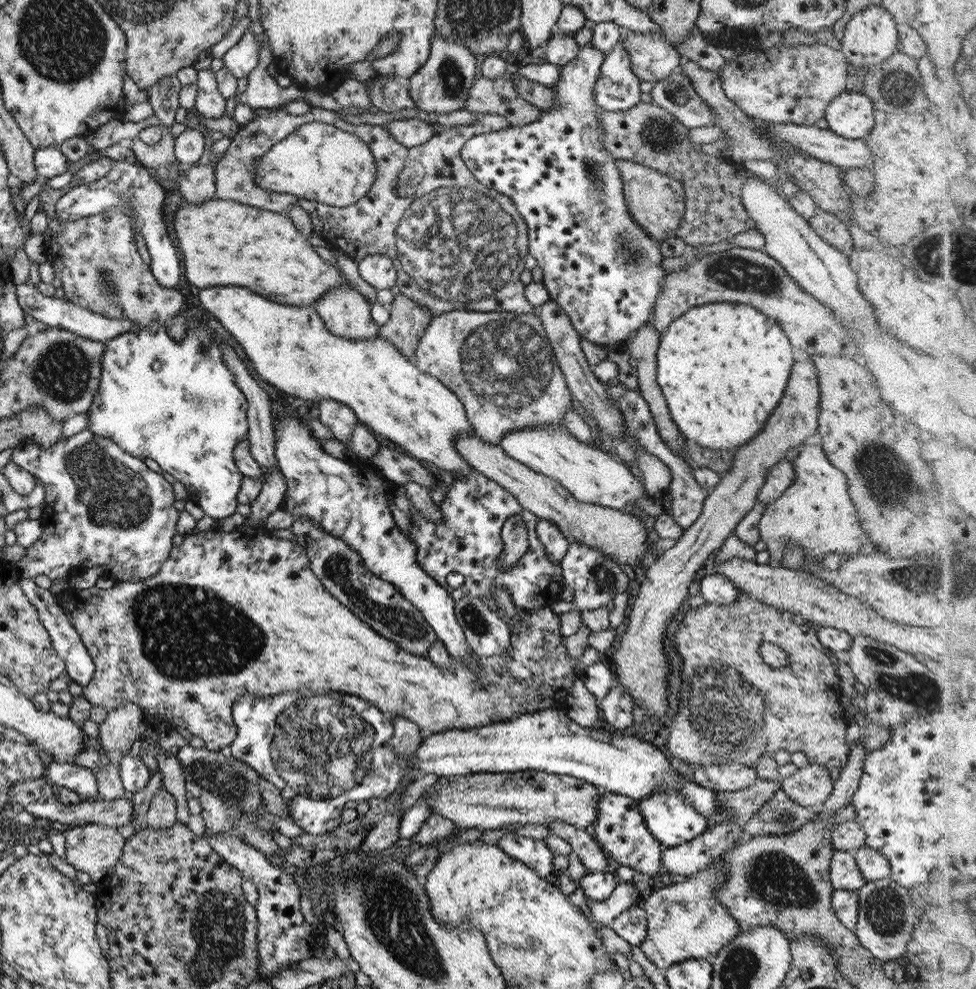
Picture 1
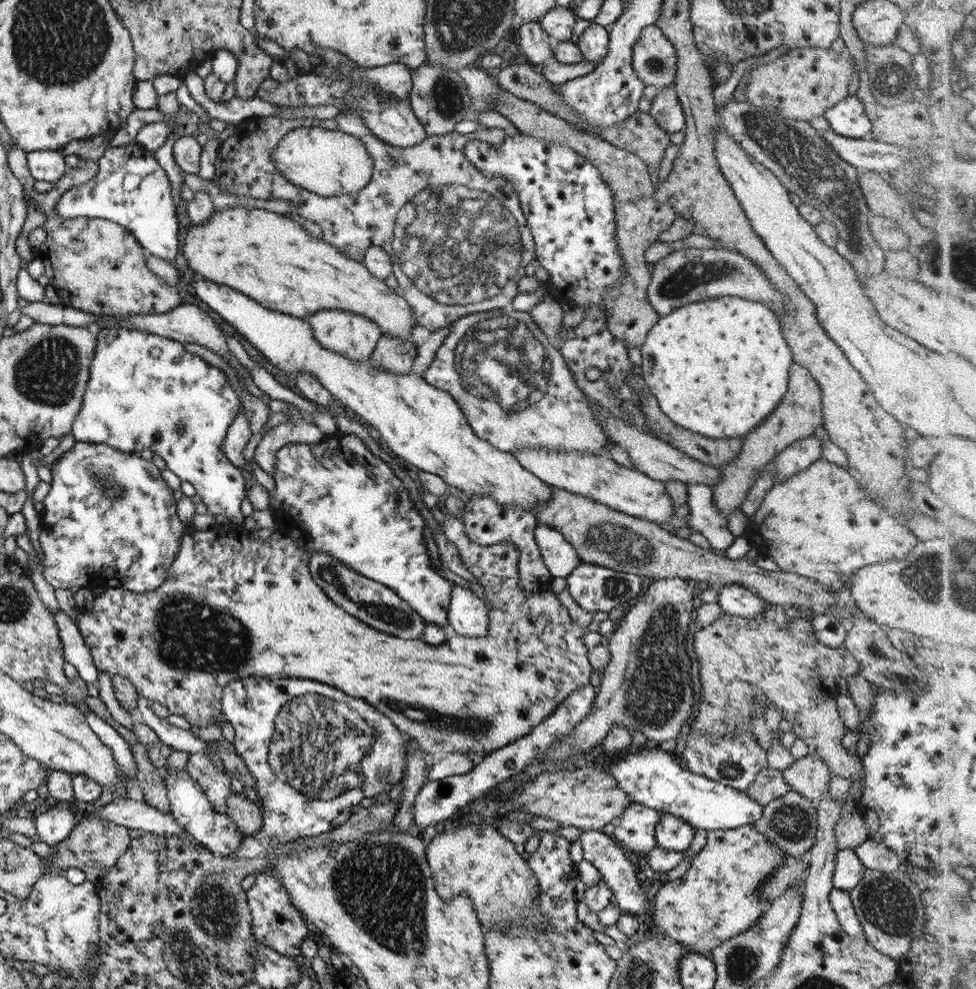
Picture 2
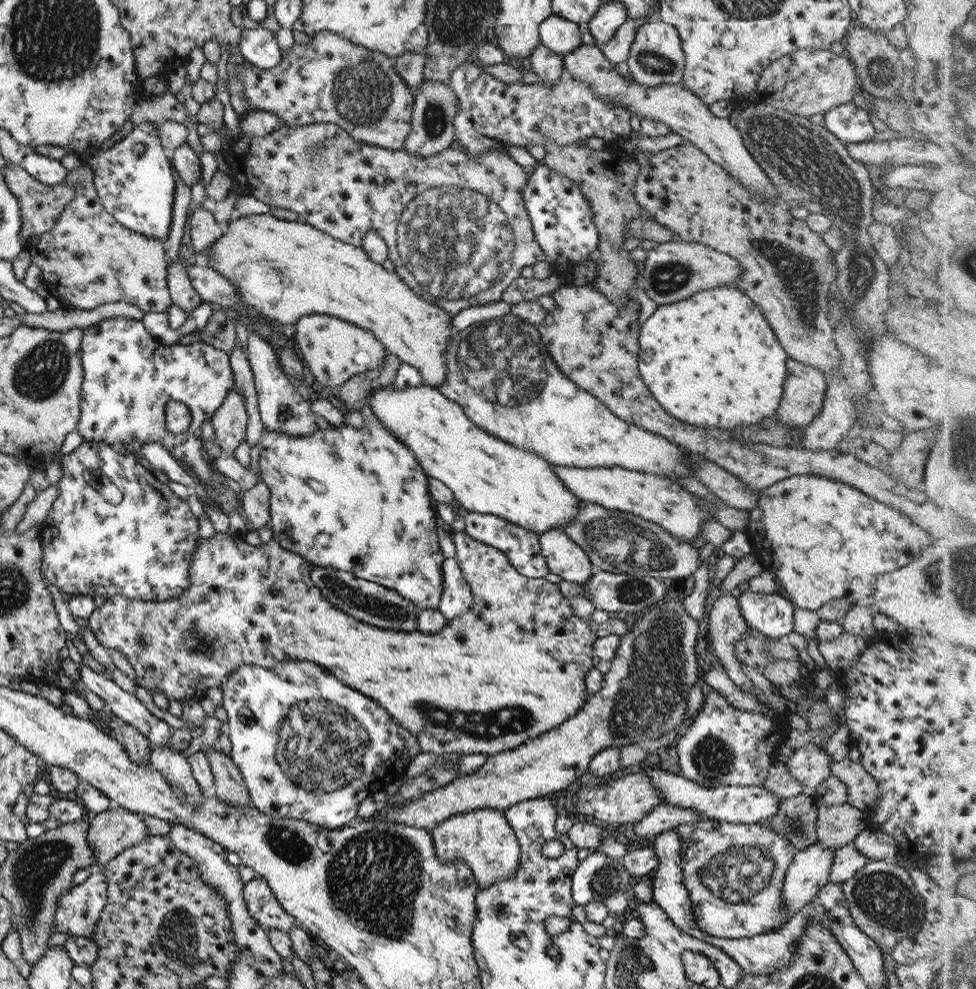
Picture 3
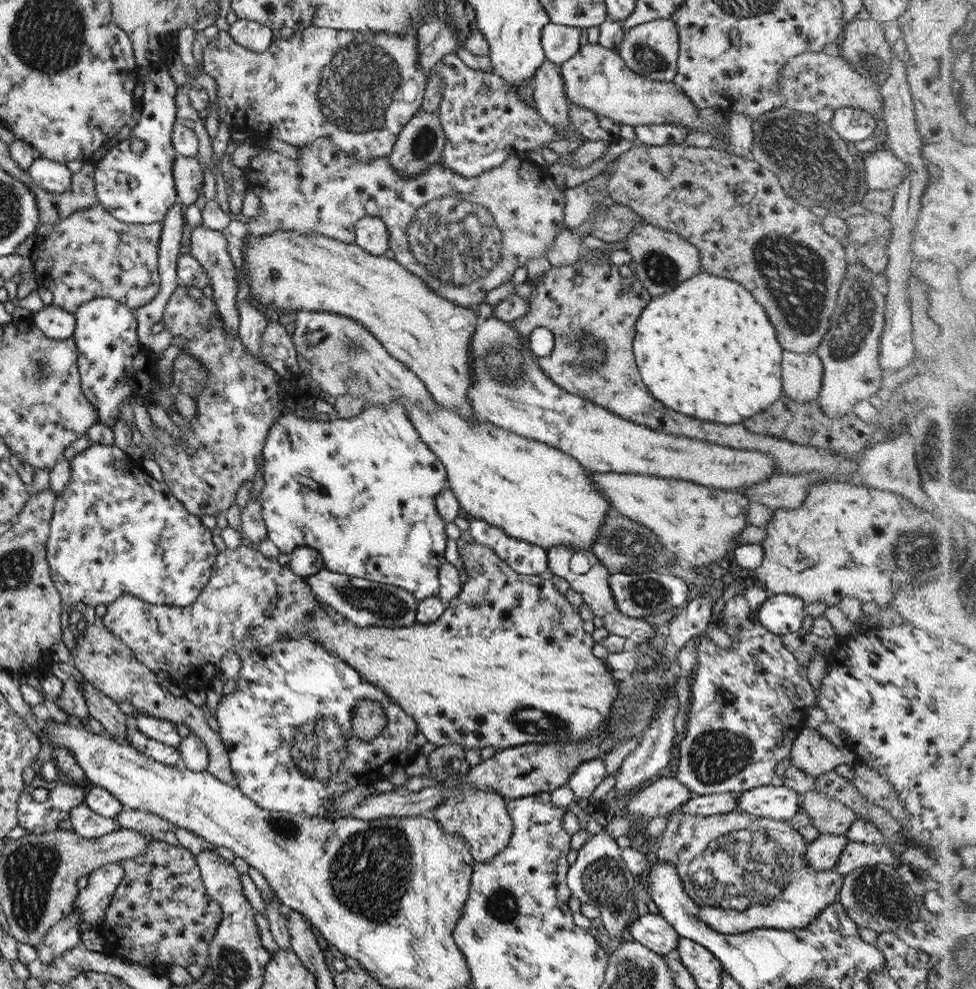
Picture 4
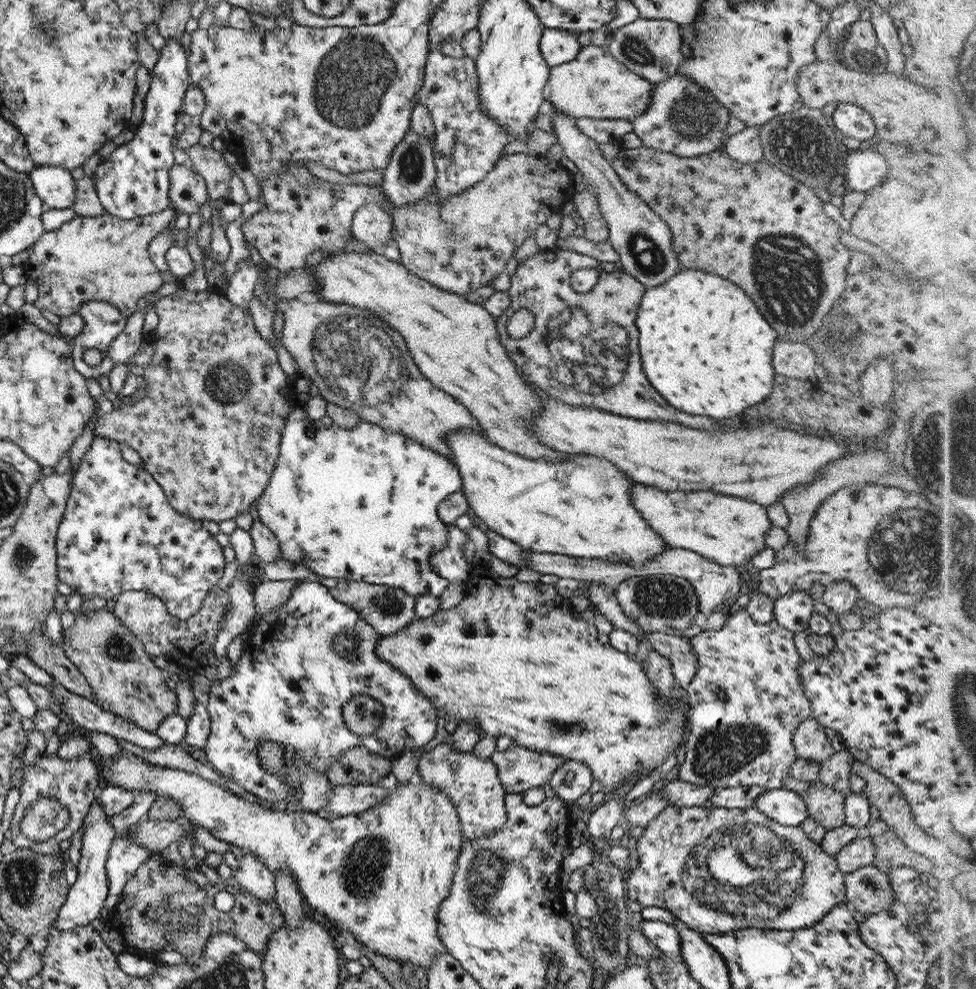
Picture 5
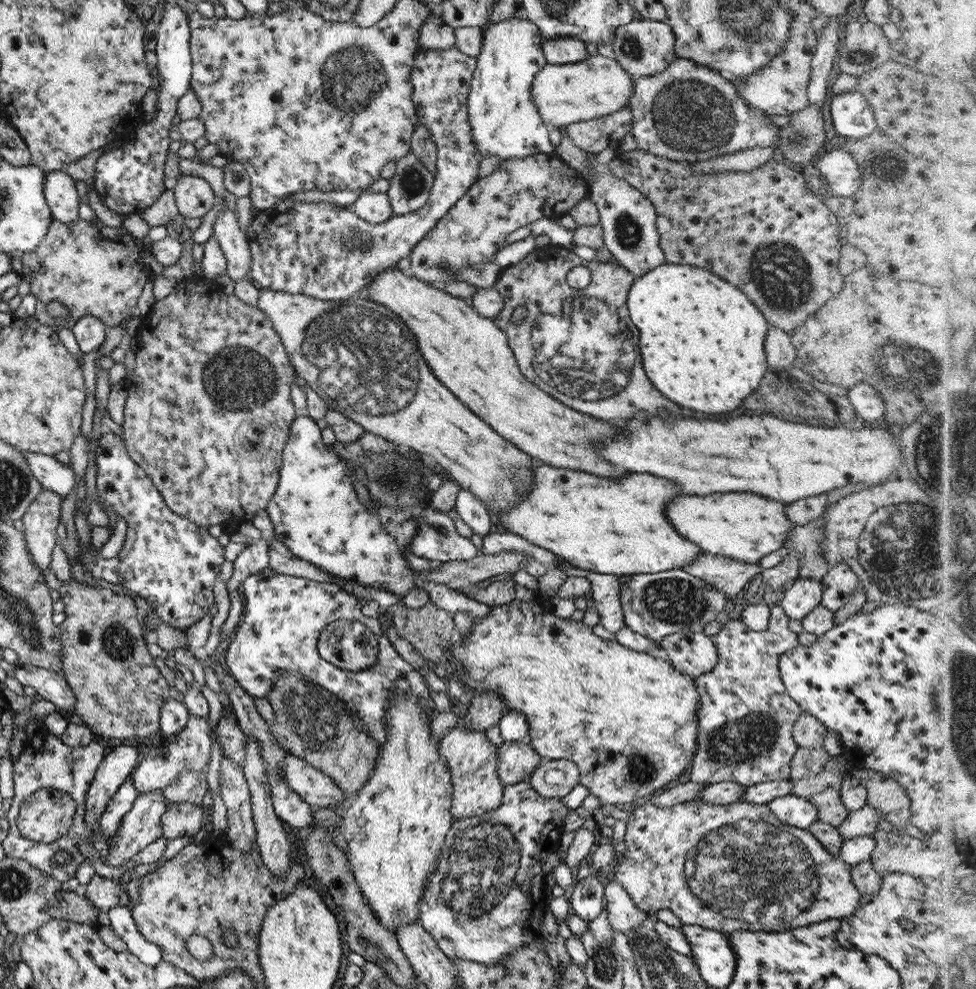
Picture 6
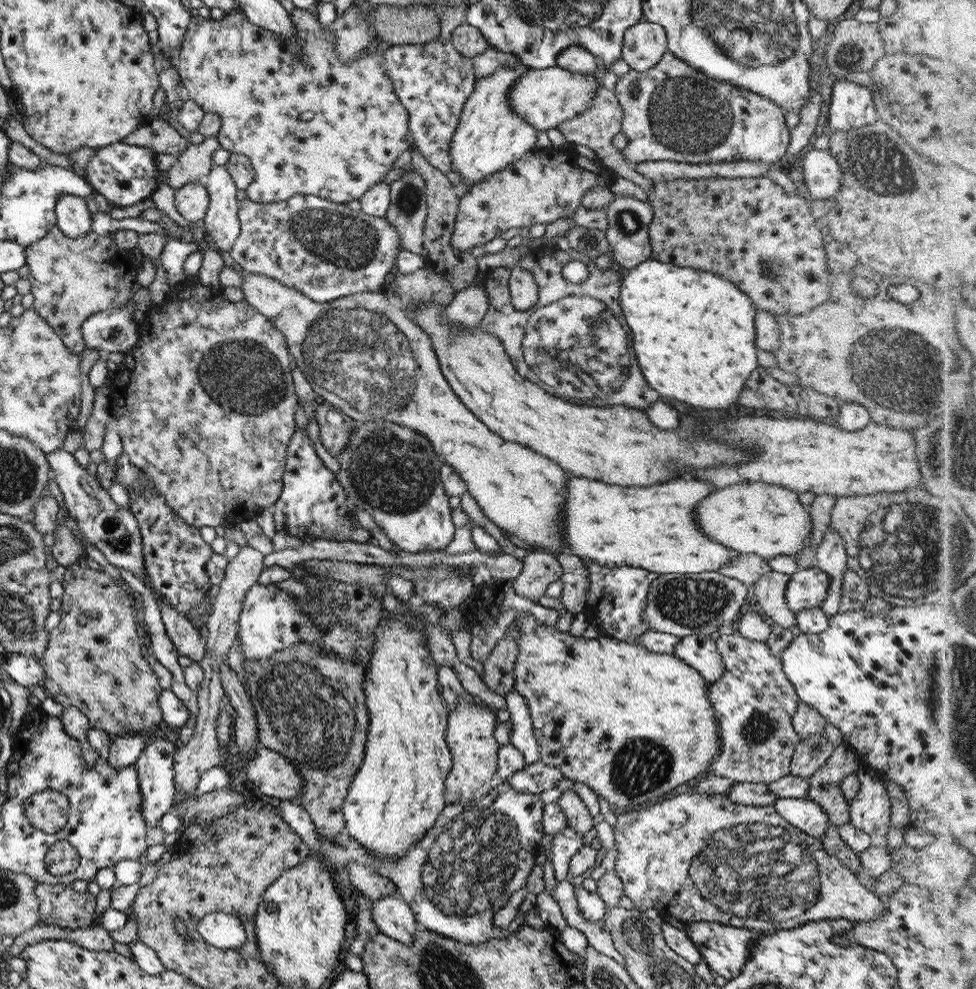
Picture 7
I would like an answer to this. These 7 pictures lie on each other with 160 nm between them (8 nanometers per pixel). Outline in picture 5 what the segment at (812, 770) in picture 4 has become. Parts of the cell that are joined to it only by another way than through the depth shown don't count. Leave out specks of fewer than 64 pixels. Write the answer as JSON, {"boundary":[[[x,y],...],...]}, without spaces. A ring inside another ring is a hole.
{"boundary":[[[814,718],[799,723],[792,734],[792,745],[796,758],[809,759],[817,764],[834,753],[829,740],[825,737],[823,726]]]}

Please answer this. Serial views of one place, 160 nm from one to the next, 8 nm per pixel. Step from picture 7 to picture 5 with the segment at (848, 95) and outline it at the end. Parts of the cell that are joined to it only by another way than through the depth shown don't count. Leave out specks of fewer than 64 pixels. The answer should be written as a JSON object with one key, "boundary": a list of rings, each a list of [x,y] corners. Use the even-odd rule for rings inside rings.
{"boundary":[[[839,103],[831,116],[834,130],[847,138],[855,140],[868,140],[876,135],[876,129],[867,111],[859,106],[847,103]]]}

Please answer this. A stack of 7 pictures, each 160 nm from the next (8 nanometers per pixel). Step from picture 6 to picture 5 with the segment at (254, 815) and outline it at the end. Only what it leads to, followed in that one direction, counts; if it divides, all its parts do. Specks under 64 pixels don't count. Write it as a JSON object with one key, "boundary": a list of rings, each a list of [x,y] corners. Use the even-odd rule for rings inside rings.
{"boundary":[[[278,870],[274,876],[276,893],[274,898],[279,912],[283,915],[283,925],[296,928],[300,925],[303,913],[303,902],[292,874],[288,870]]]}

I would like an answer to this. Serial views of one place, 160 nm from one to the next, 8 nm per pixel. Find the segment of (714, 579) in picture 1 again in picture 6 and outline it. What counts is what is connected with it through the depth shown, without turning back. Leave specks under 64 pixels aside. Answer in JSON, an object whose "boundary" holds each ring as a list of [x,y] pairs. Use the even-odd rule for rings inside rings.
{"boundary":[[[799,576],[791,584],[785,586],[777,605],[789,620],[800,621],[820,605],[821,582]]]}

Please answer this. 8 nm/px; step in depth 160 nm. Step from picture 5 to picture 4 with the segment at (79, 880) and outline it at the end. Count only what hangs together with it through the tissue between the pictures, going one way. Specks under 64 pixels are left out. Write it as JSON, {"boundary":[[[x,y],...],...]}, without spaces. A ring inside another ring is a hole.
{"boundary":[[[71,910],[67,917],[57,921],[43,937],[42,942],[36,947],[36,960],[41,964],[51,964],[56,956],[60,956],[66,950],[79,946],[79,929],[77,924],[80,921],[80,914]]]}

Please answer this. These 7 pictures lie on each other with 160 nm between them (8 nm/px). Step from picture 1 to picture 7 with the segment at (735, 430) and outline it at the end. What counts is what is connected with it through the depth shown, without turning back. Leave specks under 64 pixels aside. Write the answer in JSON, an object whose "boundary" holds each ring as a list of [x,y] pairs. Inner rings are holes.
{"boundary":[[[653,258],[643,260],[622,275],[619,306],[631,330],[631,344],[645,382],[665,398],[695,408],[727,408],[737,400],[747,376],[756,371],[753,303],[732,282],[710,272],[674,266]]]}

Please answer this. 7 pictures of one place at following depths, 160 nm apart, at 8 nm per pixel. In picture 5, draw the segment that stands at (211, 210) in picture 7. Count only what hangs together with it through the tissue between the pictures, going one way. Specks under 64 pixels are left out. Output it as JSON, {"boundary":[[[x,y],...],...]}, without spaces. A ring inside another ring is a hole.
{"boundary":[[[249,256],[241,260],[237,271],[228,279],[227,289],[224,296],[235,306],[241,307],[248,313],[249,301],[252,299],[251,292],[258,280],[260,267],[249,263]]]}

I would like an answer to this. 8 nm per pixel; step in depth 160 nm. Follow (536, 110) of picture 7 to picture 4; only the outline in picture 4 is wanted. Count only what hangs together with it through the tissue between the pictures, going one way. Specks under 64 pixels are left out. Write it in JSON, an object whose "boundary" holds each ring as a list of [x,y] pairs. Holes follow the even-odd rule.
{"boundary":[[[599,43],[580,46],[574,56],[558,66],[563,82],[563,94],[568,104],[589,109],[593,114],[613,120],[621,126],[675,125],[696,136],[709,133],[709,126],[701,120],[697,107],[671,81],[648,80],[625,67],[616,51]]]}

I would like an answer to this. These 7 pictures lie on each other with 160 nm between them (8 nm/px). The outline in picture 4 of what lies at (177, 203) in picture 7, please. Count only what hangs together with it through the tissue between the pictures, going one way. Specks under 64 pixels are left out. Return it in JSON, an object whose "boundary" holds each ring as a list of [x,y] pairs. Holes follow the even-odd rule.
{"boundary":[[[186,156],[175,158],[172,164],[172,177],[176,203],[183,208],[194,204],[203,186],[200,162]]]}

